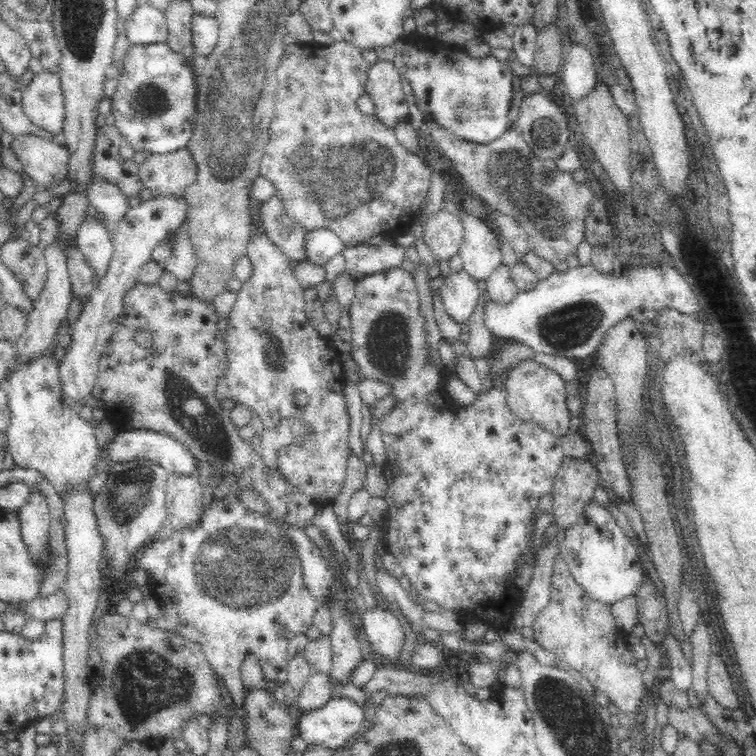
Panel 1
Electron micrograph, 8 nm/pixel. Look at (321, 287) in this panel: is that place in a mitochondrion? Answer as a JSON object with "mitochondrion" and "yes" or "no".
{"mitochondrion":"no"}

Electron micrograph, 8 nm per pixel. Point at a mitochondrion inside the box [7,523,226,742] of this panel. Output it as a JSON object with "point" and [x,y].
{"point":[147,682]}

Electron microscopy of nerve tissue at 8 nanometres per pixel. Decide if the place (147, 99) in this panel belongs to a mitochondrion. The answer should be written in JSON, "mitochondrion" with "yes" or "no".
{"mitochondrion":"yes"}

